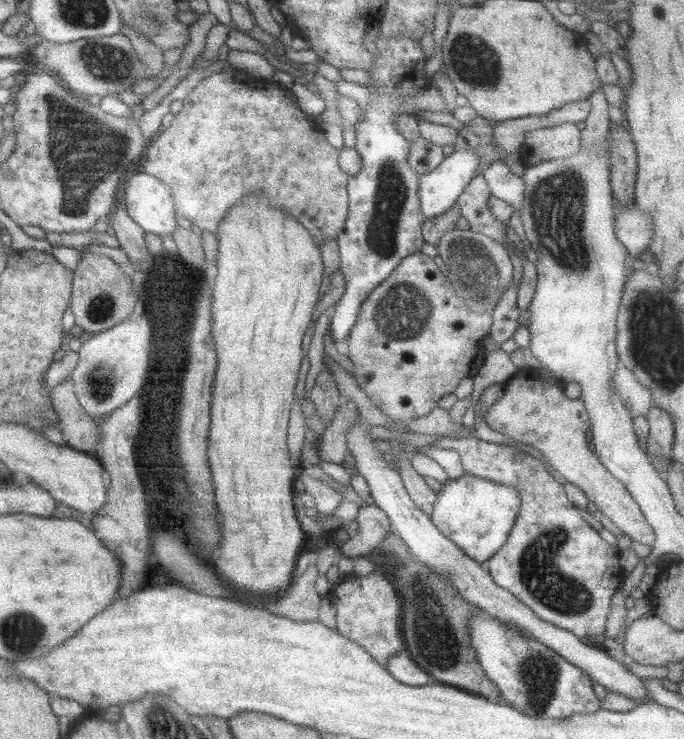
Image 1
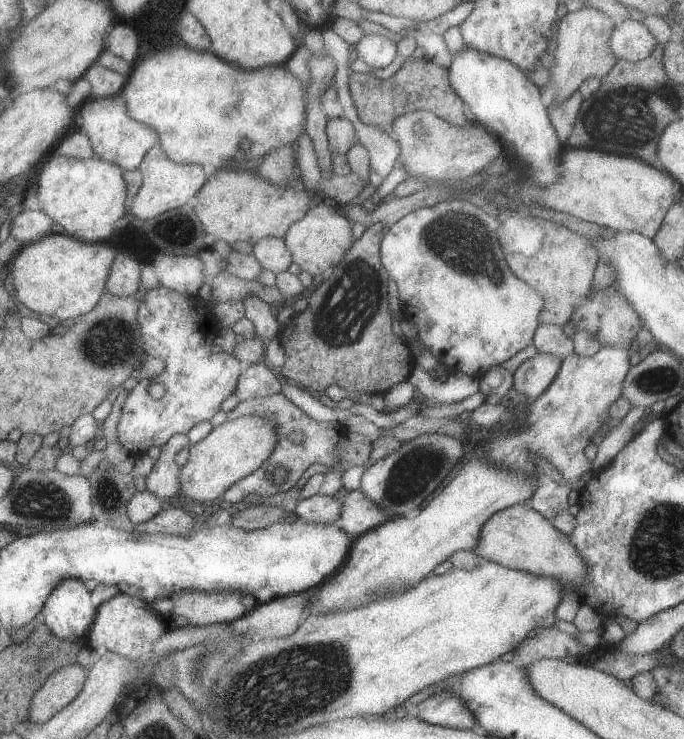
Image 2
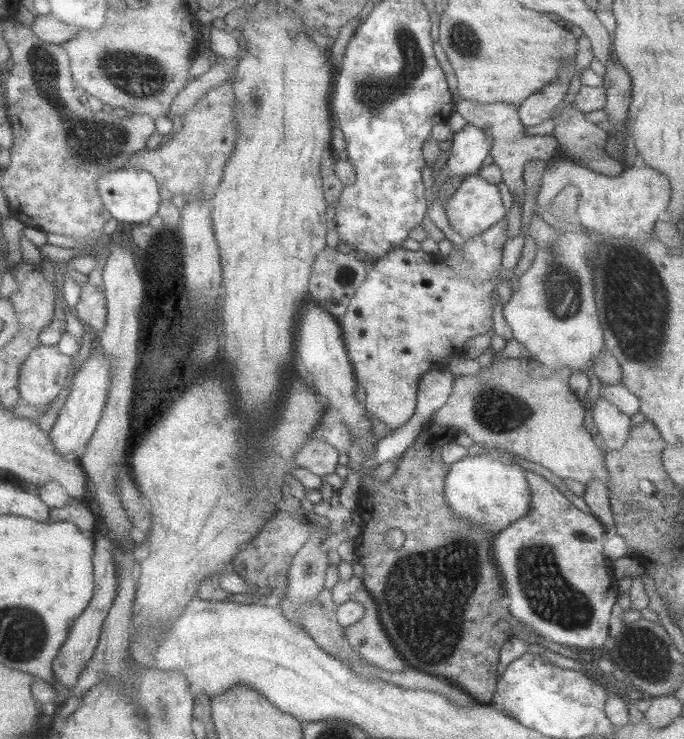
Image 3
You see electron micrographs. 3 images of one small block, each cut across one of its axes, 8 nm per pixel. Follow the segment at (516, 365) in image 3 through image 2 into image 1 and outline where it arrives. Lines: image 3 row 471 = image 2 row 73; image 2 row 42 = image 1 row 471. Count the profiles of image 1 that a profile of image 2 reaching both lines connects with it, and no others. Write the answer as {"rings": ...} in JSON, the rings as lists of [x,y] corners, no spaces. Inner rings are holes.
{"rings":[[[526,364],[506,384],[501,385],[500,396],[490,406],[484,420],[492,431],[503,434],[512,442],[530,445],[540,451],[553,470],[562,475],[562,479],[578,486],[594,502],[598,512],[616,524],[620,534],[654,548],[653,528],[638,503],[589,448],[586,435],[592,425],[585,404],[580,398],[570,399],[566,396],[563,384],[548,373]]]}

